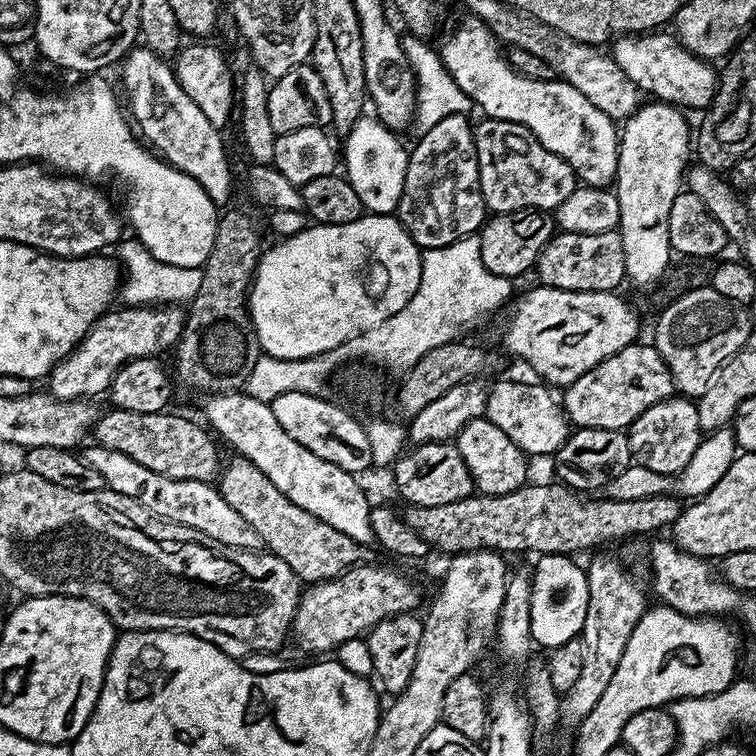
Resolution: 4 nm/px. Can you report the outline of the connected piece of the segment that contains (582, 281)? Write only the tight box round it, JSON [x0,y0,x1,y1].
[534,230,625,292]

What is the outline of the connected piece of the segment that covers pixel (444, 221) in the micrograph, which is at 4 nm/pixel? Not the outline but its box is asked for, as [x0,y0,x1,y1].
[395,115,486,250]

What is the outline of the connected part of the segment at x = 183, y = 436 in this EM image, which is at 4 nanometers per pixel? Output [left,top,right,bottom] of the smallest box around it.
[95,407,222,482]

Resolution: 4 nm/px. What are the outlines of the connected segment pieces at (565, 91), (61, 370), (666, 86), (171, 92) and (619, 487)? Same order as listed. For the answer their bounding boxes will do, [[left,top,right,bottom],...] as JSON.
[[438,19,620,187],[46,306,186,400],[610,30,718,110],[123,46,232,205],[602,427,737,502]]

